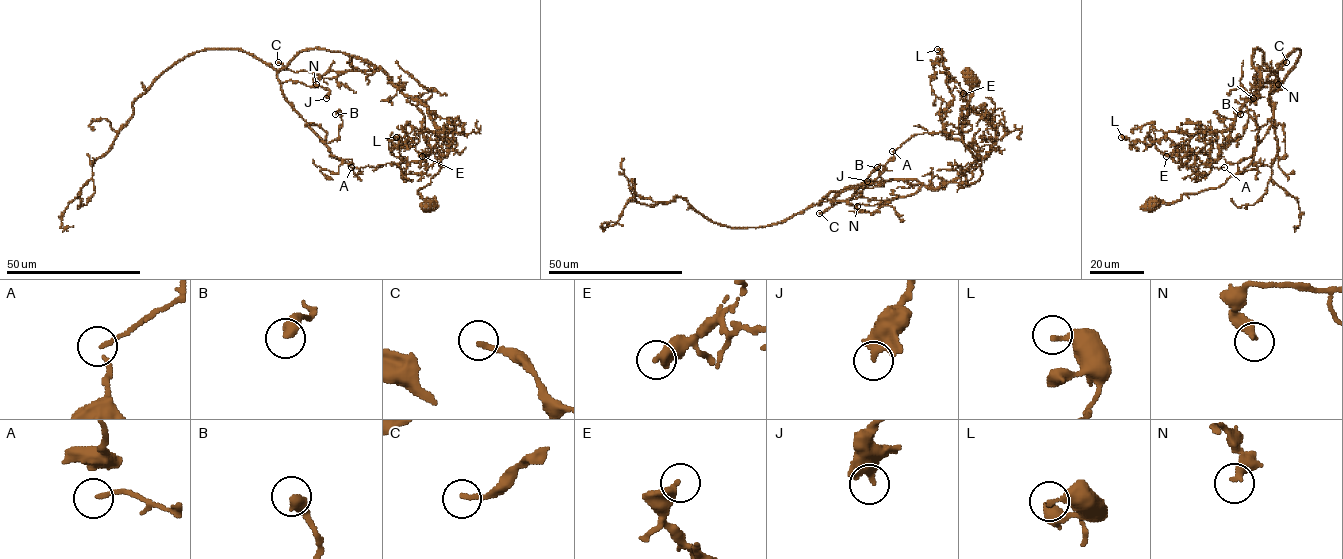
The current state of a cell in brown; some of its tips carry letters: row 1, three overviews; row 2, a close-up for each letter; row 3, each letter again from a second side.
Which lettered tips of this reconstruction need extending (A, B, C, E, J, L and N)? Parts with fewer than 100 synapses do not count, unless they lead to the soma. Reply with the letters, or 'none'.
none

